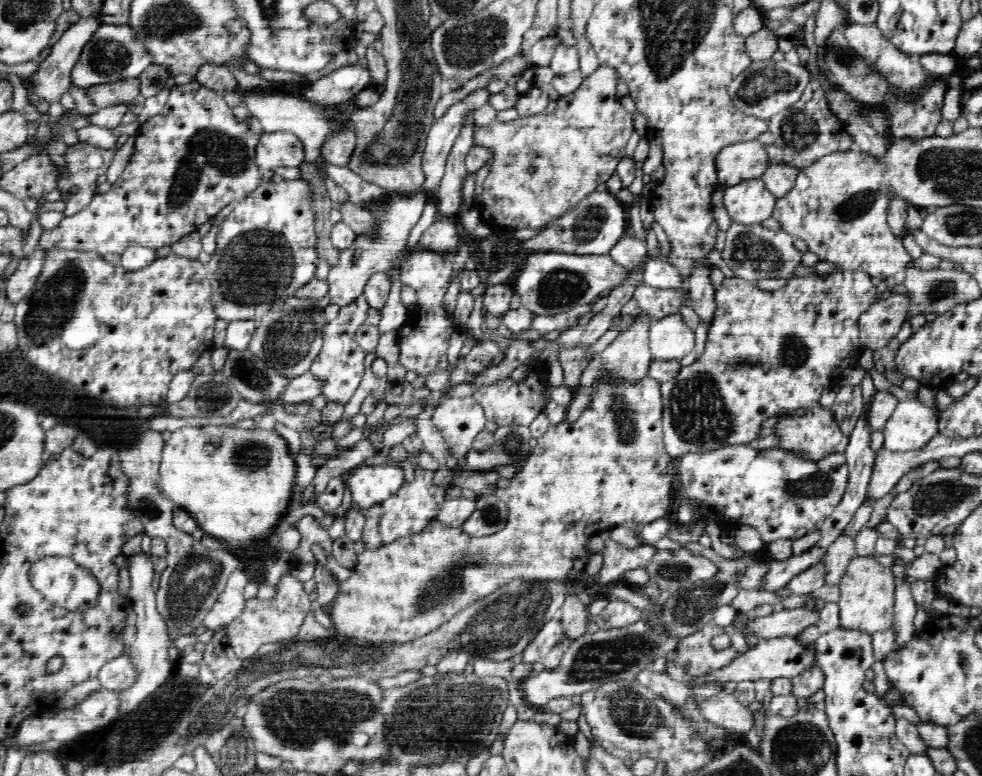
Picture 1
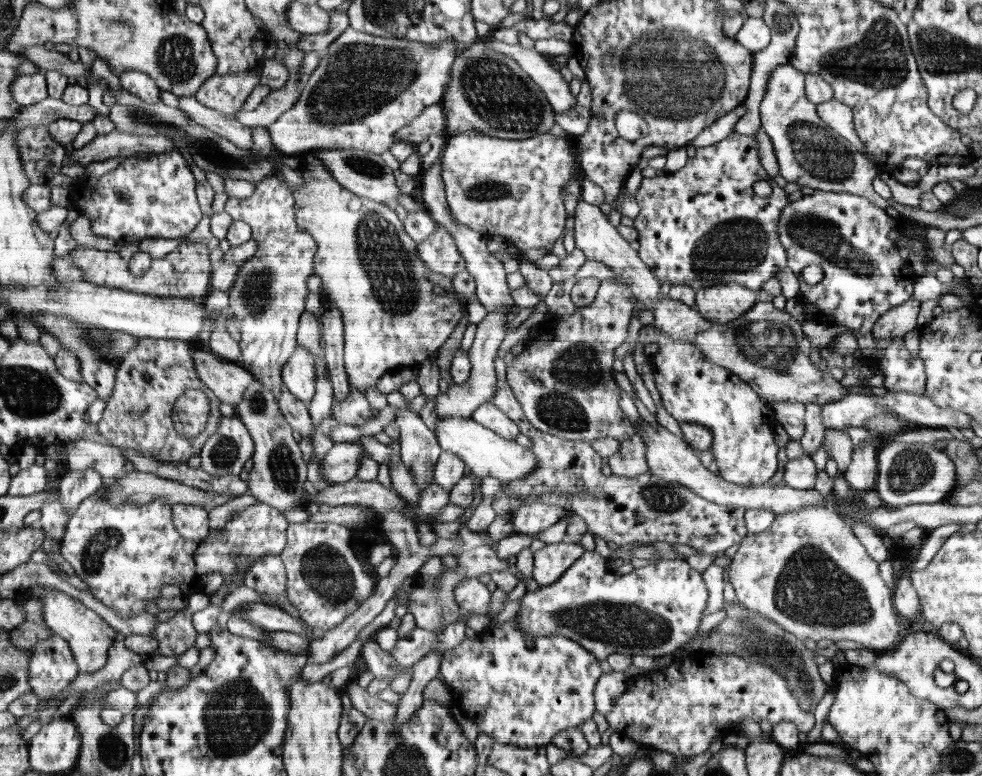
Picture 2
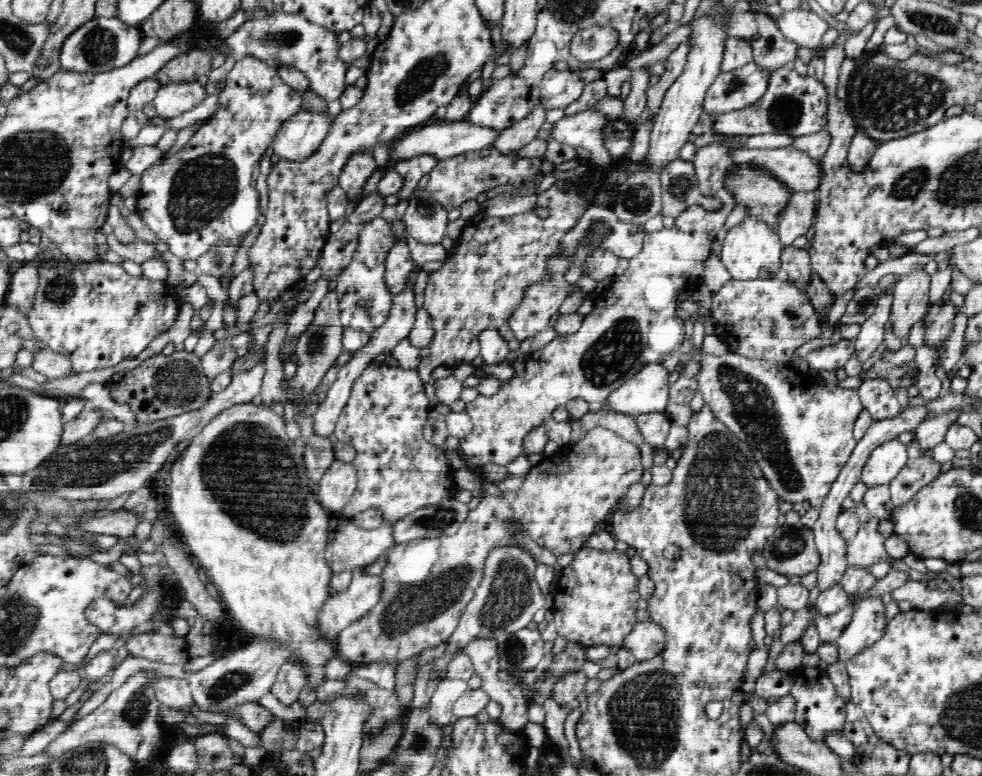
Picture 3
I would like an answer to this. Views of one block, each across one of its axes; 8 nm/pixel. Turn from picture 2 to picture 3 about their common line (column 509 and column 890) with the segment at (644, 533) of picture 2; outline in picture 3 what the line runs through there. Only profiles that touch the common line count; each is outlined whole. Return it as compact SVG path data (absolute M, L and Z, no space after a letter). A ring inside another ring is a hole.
M882 378L866 379L859 387L858 395L874 421L892 418L902 410L897 393ZM913 438L908 449L908 462L889 484L891 500L895 507L903 507L910 503L917 493L940 475L941 464L934 460L930 450L921 452L917 438Z

